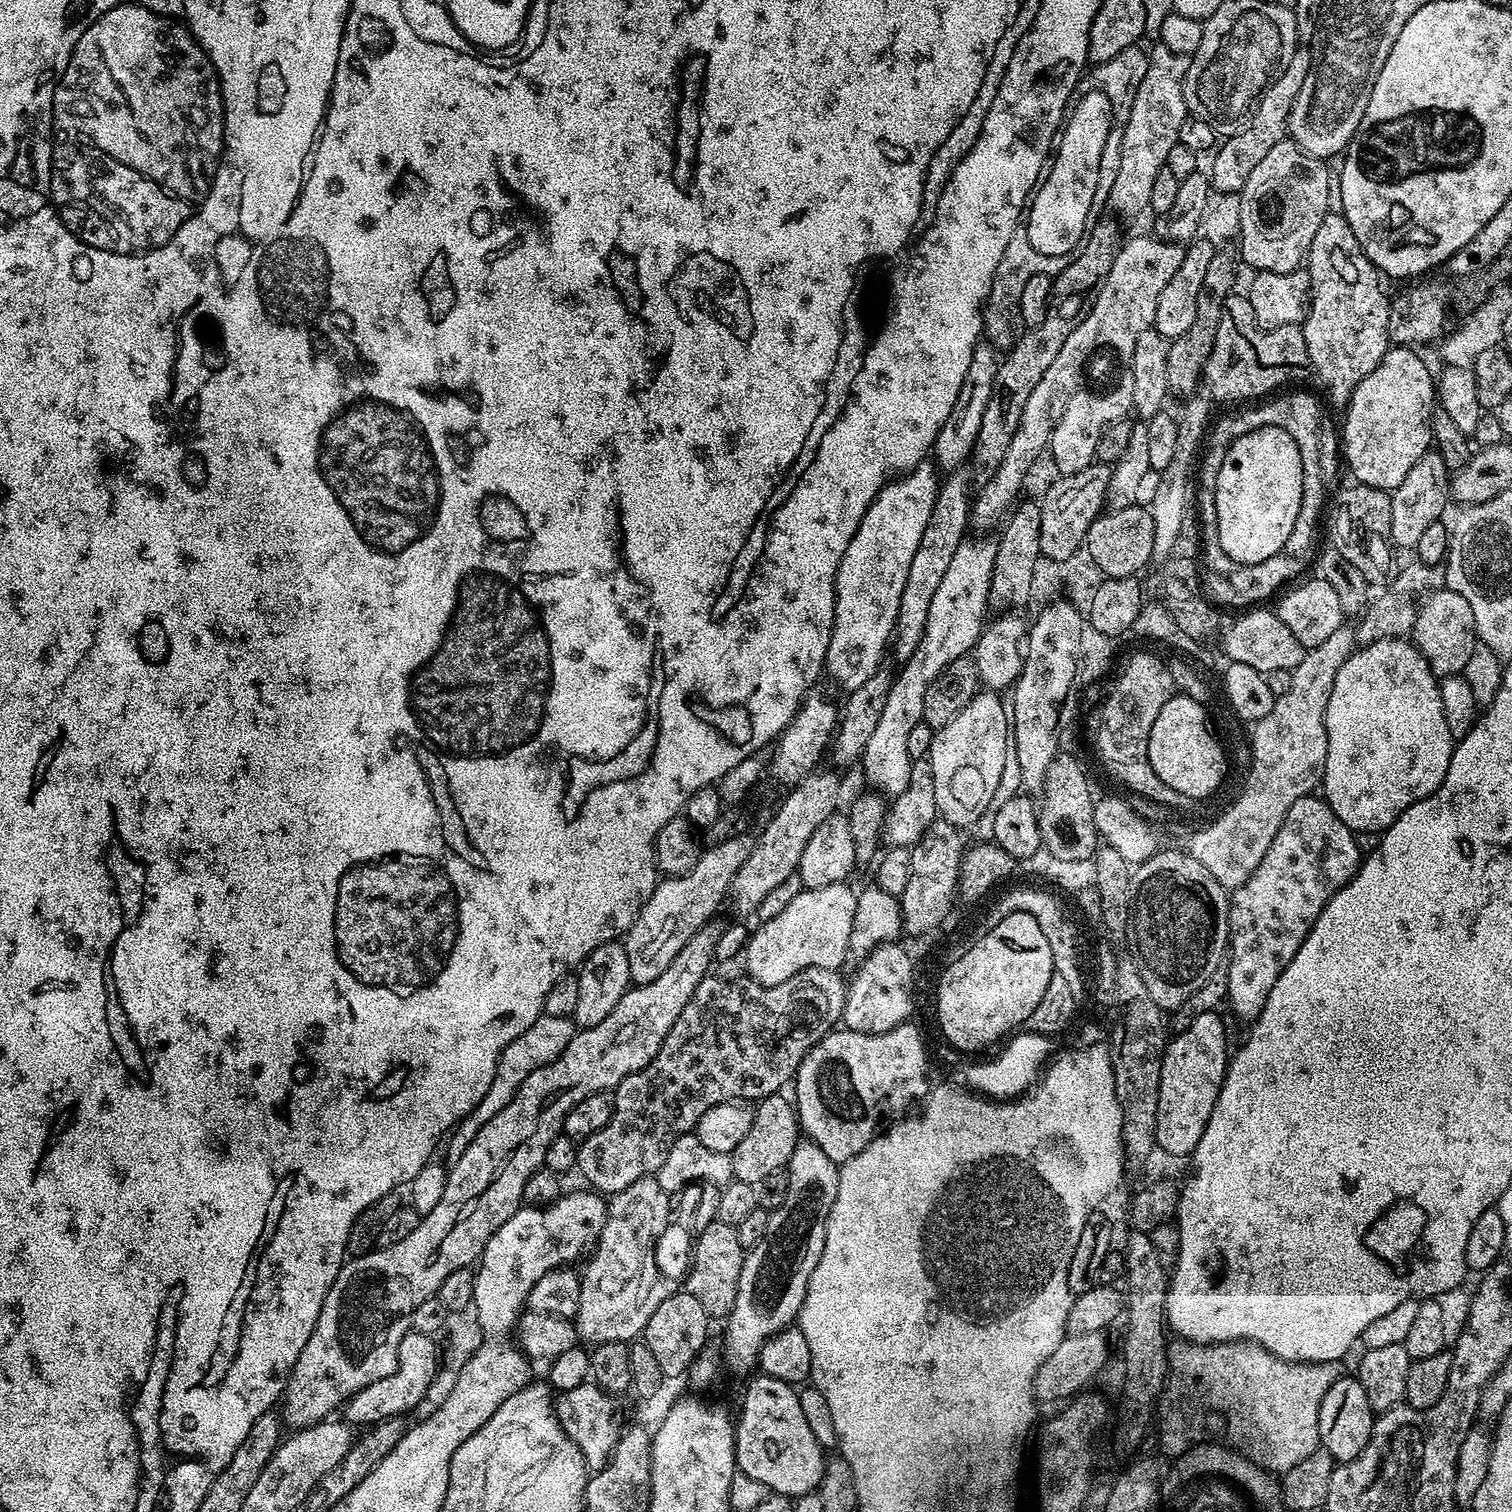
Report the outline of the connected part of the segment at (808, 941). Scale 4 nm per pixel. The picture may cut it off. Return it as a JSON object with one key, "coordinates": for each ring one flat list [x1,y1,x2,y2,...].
{"coordinates":[[847,883,835,884,834,886,822,886,821,888,805,888,778,914,778,918,770,918,759,925,760,929,753,931,749,935,746,945,748,954,747,975,755,983,761,986,786,982,794,978,807,968,822,966,823,968,834,968,837,970,845,967,844,959,848,953,848,943,850,942,850,930,854,926,854,910,856,909,857,893,848,889]]}

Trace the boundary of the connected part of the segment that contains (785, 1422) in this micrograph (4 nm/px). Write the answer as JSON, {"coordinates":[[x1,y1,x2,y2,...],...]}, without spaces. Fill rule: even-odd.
{"coordinates":[[778,1380,778,1410,772,1410,772,1416,768,1422,764,1422,764,1426,746,1428,737,1419,734,1427,737,1469,750,1474,750,1478,758,1478,769,1493,795,1498,819,1489,826,1452,814,1438,802,1415,802,1408,798,1406,798,1392,793,1385]]}

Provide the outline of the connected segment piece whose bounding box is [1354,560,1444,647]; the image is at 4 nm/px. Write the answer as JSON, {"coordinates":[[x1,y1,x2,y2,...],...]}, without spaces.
{"coordinates":[[1417,560,1404,567,1401,572,1393,577,1393,580,1384,588,1377,597,1363,609,1358,626,1355,625,1356,643,1361,647,1373,644,1375,641,1403,639,1407,637,1417,621,1420,613,1420,605,1433,592,1443,587,1444,571,1437,565,1422,564]]}

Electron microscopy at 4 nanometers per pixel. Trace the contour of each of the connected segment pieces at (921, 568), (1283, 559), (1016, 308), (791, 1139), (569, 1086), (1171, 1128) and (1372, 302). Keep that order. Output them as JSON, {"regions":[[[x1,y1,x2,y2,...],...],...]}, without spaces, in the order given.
{"regions":[[[952,474,936,489,934,510,930,510,930,522,926,522,926,530,922,530,922,542,918,542,918,550,914,550,914,558,910,558,910,574,906,574,906,586,902,586,902,602,898,606,898,618,894,633,897,661,903,662,914,654,918,642,926,628,926,614,930,614,930,602,934,602,934,593,942,583,946,570,950,570,950,562,954,558,954,550,958,550,960,541,965,539,970,528,970,480,967,475]],[[1196,514,1196,518,1204,556,1204,564,1202,560,1200,570,1201,587,1205,596,1212,603,1220,606,1228,604,1234,608,1241,607,1240,609,1265,603,1264,600,1268,599,1282,584,1287,585,1295,581,1298,578,1296,576,1304,570,1303,559,1300,556,1291,556,1285,552,1272,555,1260,563,1235,562,1222,550,1221,540,1218,538,1217,516,1212,516,1212,520,1206,520,1204,514]],[[1024,230,1017,231,1016,235,1010,238,1006,246,1006,254,1002,254,1002,262,998,262,998,270,990,286,990,294,984,301,982,332,993,348,1008,350,1020,339,1022,335,1020,307,1022,306,1022,290,1025,289,1026,282,1030,282,1030,278,1035,276,1059,277,1069,263,1068,256,1042,254,1041,251,1036,250,1033,243,1029,242]],[[784,1094,767,1096,755,1105,746,1138,742,1138,742,1142,738,1142,738,1146,730,1154,733,1177,737,1181,741,1180,744,1186,751,1186,754,1182,761,1182,769,1174,787,1169,796,1141,801,1136,800,1117,796,1114,793,1101,789,1097,787,1100]],[[716,922,704,924,694,934,694,938,690,938,690,942,686,946,682,946,682,950,678,950,674,962,670,962,670,966,666,966,666,970,662,970,662,974,658,974,658,978,654,978,654,982,629,987,628,992,622,994,618,1006,614,1006,614,1010,610,1010,610,1014,606,1014,606,1018,602,1018,602,1022,598,1022,598,1026,579,1029,576,1037,572,1039,566,1046,564,1052,561,1053,556,1060,550,1062,548,1065,542,1066,538,1070,534,1070,534,1074,530,1074,526,1078,526,1082,522,1082,522,1086,518,1086,518,1090,514,1094,512,1101,502,1110,498,1110,498,1114,494,1114,494,1118,490,1118,490,1122,486,1122,486,1126,482,1126,482,1130,478,1130,475,1140,470,1142,470,1146,466,1146,466,1154,462,1154,462,1158,455,1160,451,1165,452,1168,449,1167,447,1169,448,1181,444,1187,442,1202,438,1202,438,1206,434,1206,434,1210,430,1210,430,1214,426,1214,422,1217,420,1225,418,1225,409,1236,402,1238,402,1242,398,1242,389,1248,377,1247,375,1250,368,1252,365,1256,349,1259,340,1267,338,1278,332,1283,330,1290,326,1294,326,1298,322,1302,322,1310,318,1314,318,1322,314,1326,314,1330,310,1334,310,1338,306,1342,302,1354,298,1354,292,1371,288,1374,288,1382,282,1397,282,1408,284,1404,282,1420,287,1427,289,1424,289,1429,299,1430,302,1428,313,1428,315,1424,324,1423,325,1420,329,1419,333,1414,336,1414,339,1408,341,1411,354,1394,358,1394,363,1388,370,1386,370,1382,378,1382,382,1378,394,1374,394,1370,398,1366,398,1346,402,1342,404,1335,411,1329,414,1310,418,1310,418,1306,422,1306,422,1302,426,1302,431,1296,437,1295,439,1288,443,1284,443,1280,447,1278,452,1271,475,1265,477,1261,479,1261,481,1254,483,1254,488,1239,522,1207,524,1204,526,1182,530,1182,530,1174,534,1174,537,1170,544,1167,546,1150,549,1148,550,1142,554,1142,554,1138,563,1133,564,1119,568,1111,574,1106,578,1106,578,1102,582,1102,582,1098,590,1098,590,1094,614,1090,627,1076,634,1074,638,1070,642,1070,656,1057,658,1050,662,1046,662,1042,666,1038,666,1034,670,1034,670,1026,674,1026,674,1022,678,1022,678,1014,682,1014,682,1010,686,1006,686,1002,690,1002,694,990,698,990,698,986,703,982,705,976,709,975,710,969,714,964,716,943,718,942,721,931,721,925,716,925]],[[1219,1011,1198,1014,1186,1030,1175,1033,1167,1041,1162,1058,1155,1147,1168,1156,1191,1157,1198,1142,1202,1142,1206,1122,1210,1122,1210,1114,1218,1102,1230,1059,1228,1036,1220,1015]],[[1329,212,1322,218,1322,226,1318,226,1318,234,1314,234,1314,242,1306,257,1306,270,1312,283,1312,299,1308,314,1302,321,1308,362,1311,371,1324,379,1329,398,1344,406,1354,394,1358,382,1366,378,1366,374,1370,374,1370,370,1374,370,1374,366,1378,366,1388,352,1388,296,1380,285,1381,273,1368,261,1350,222,1339,212]]]}

